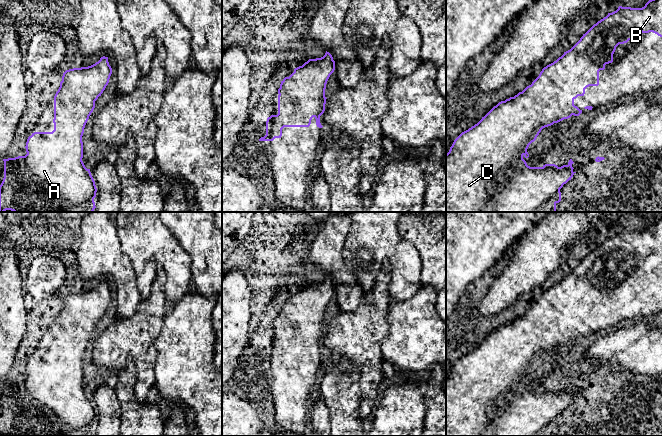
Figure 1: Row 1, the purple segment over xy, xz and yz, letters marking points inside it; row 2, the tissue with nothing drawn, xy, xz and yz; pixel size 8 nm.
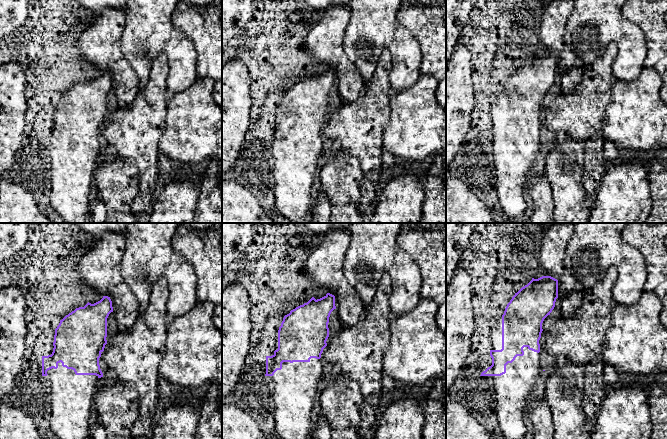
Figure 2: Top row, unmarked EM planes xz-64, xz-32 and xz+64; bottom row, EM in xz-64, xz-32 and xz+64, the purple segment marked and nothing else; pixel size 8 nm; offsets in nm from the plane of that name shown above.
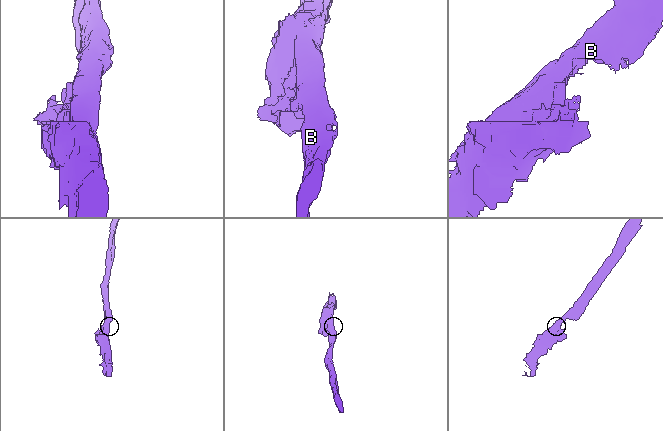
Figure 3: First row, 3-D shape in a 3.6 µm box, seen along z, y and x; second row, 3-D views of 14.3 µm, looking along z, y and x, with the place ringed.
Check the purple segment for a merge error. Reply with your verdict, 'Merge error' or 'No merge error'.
No merge error

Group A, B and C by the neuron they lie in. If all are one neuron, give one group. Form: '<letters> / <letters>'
A B C

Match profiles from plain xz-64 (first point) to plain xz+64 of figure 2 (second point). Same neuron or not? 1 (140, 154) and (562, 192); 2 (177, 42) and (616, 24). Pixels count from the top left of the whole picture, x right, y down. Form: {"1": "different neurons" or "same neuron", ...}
{"1": "different neurons", "2": "same neuron"}

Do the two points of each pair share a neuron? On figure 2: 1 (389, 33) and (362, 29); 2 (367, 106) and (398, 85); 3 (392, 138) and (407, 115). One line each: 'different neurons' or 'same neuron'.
1: same neuron
2: different neurons
3: same neuron

